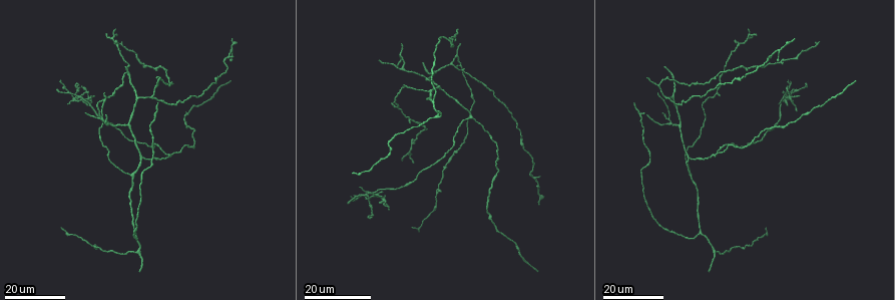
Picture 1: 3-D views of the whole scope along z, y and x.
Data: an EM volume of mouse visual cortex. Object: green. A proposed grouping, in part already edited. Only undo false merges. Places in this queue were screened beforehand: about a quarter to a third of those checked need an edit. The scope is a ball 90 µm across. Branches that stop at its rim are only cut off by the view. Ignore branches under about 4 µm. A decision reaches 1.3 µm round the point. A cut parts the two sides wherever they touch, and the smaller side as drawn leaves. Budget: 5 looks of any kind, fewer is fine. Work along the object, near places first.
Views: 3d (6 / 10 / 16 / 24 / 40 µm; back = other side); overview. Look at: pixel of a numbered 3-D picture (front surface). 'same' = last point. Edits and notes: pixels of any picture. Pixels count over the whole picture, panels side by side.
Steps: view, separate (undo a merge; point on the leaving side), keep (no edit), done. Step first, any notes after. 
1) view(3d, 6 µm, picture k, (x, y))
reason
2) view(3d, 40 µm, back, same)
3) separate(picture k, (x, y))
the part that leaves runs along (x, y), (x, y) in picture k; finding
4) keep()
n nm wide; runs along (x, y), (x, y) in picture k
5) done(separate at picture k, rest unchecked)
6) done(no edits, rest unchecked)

view(3d, 24 µm, picture 1, (424, 79))
arms part here

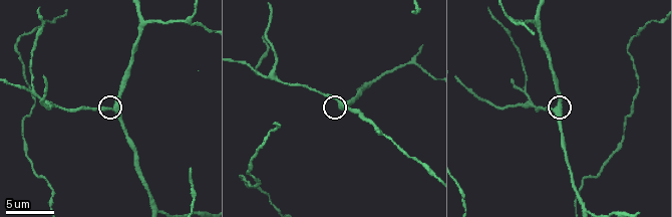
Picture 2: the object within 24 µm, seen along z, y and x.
view(3d, 10 µm, picture 2, (112, 108))
closer look

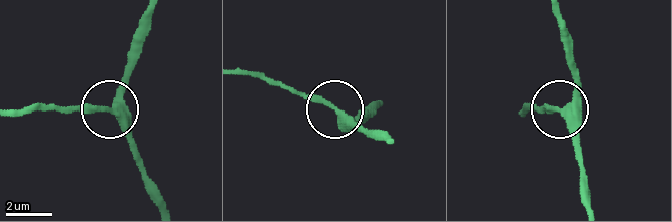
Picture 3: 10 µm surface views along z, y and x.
keep()
side arm 21 µm; runs along (160, 200), (134, 137), (115, 114), (103, 108), (59, 108) in picture 3; one neuron here

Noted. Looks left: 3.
view(3d, 10 µm, picture 2, (31, 91))
branch point

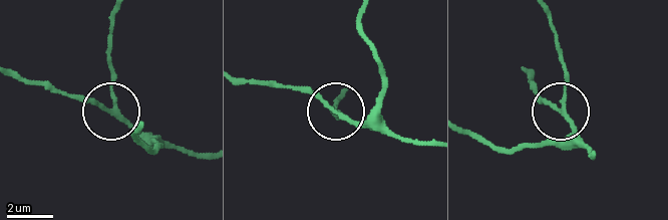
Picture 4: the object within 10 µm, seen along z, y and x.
view(3d, 6 µm, picture 4, (116, 107))
zoom in

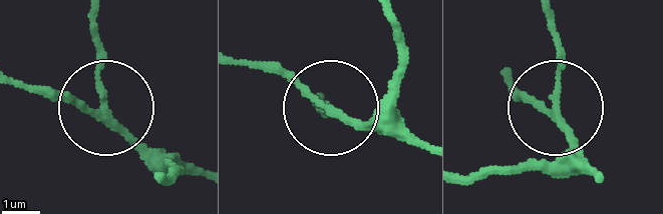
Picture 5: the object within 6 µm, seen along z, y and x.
keep()
runs along (200, 167), (161, 154), (113, 113), (40, 94) in picture 5; all the same neuron

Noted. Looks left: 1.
view(3d, 6 µm, picture 2, (414, 61))
three-way junction

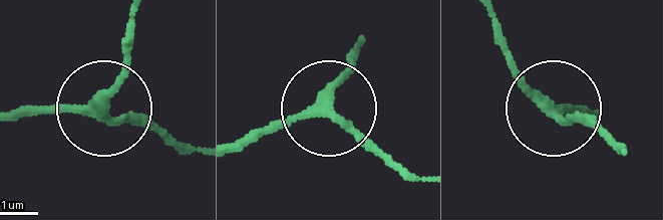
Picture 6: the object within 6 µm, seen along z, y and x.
keep()
3 arms; runs along (239, 148), (335, 113), (389, 164) in picture 6; all the same neuron

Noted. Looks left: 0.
done(no edits, rest unchecked)

